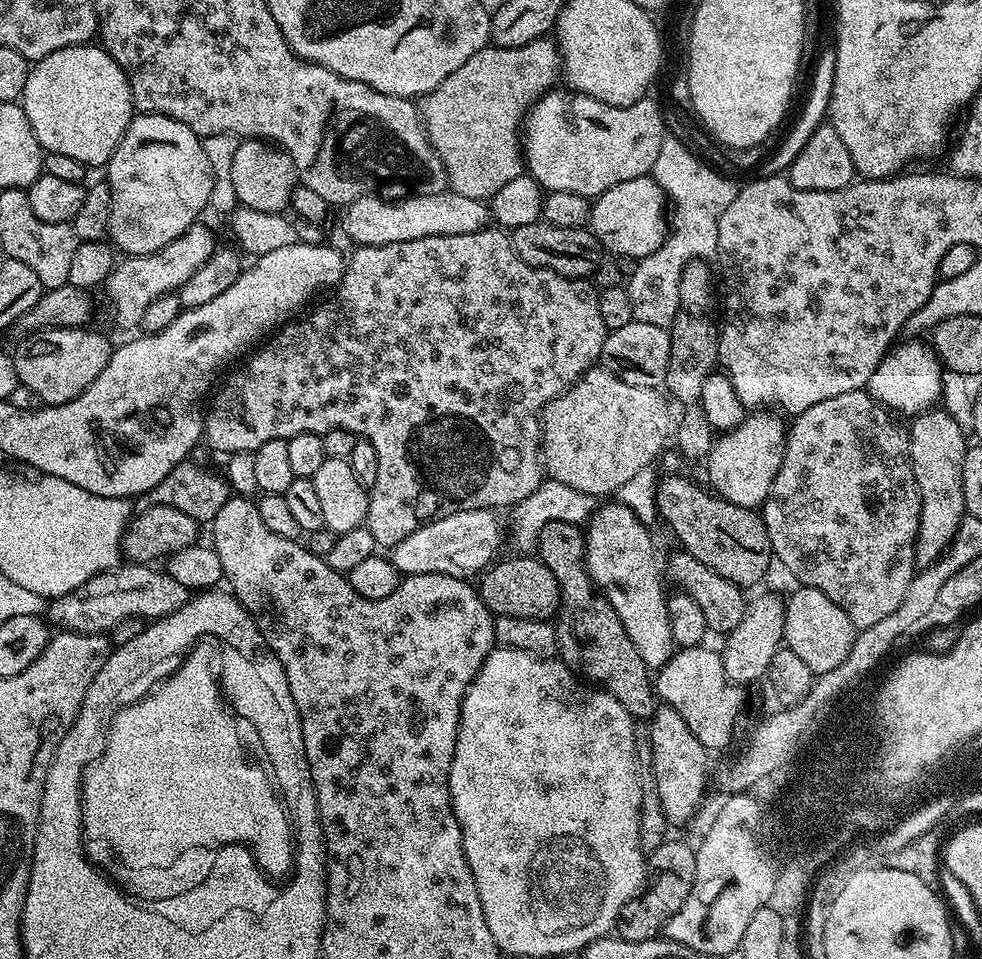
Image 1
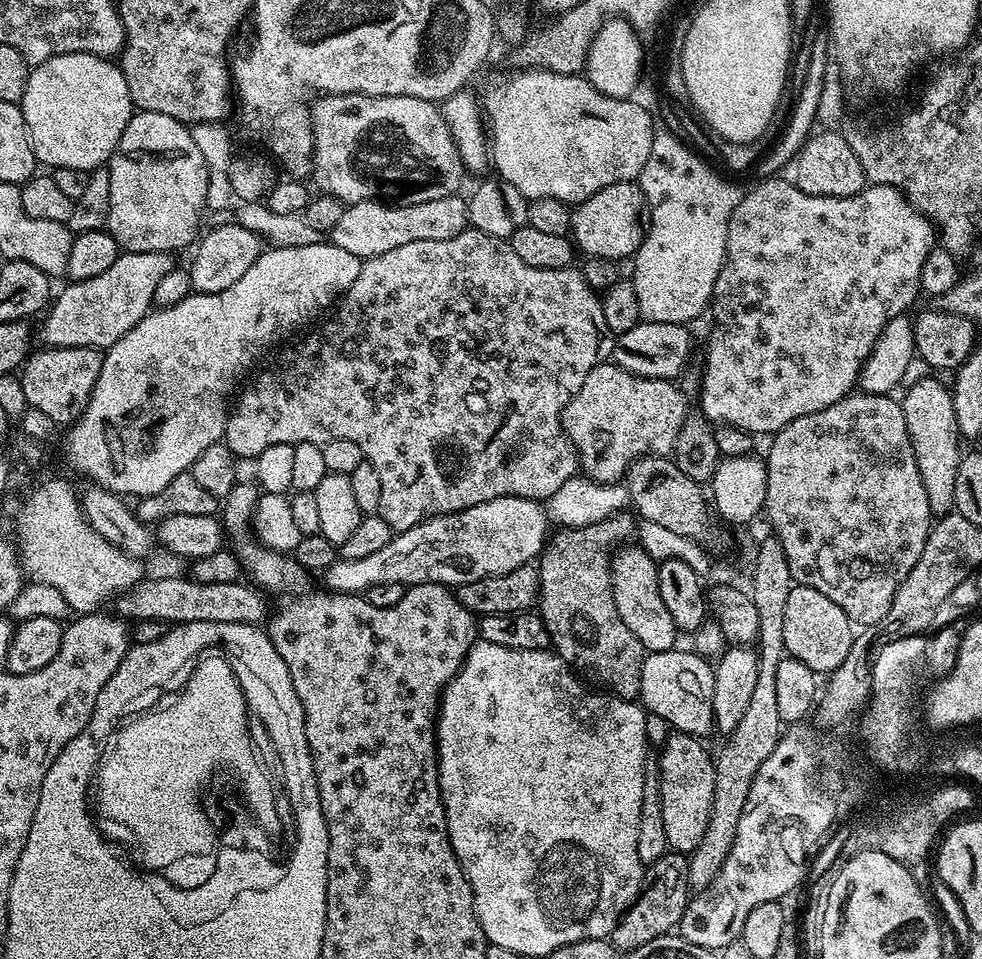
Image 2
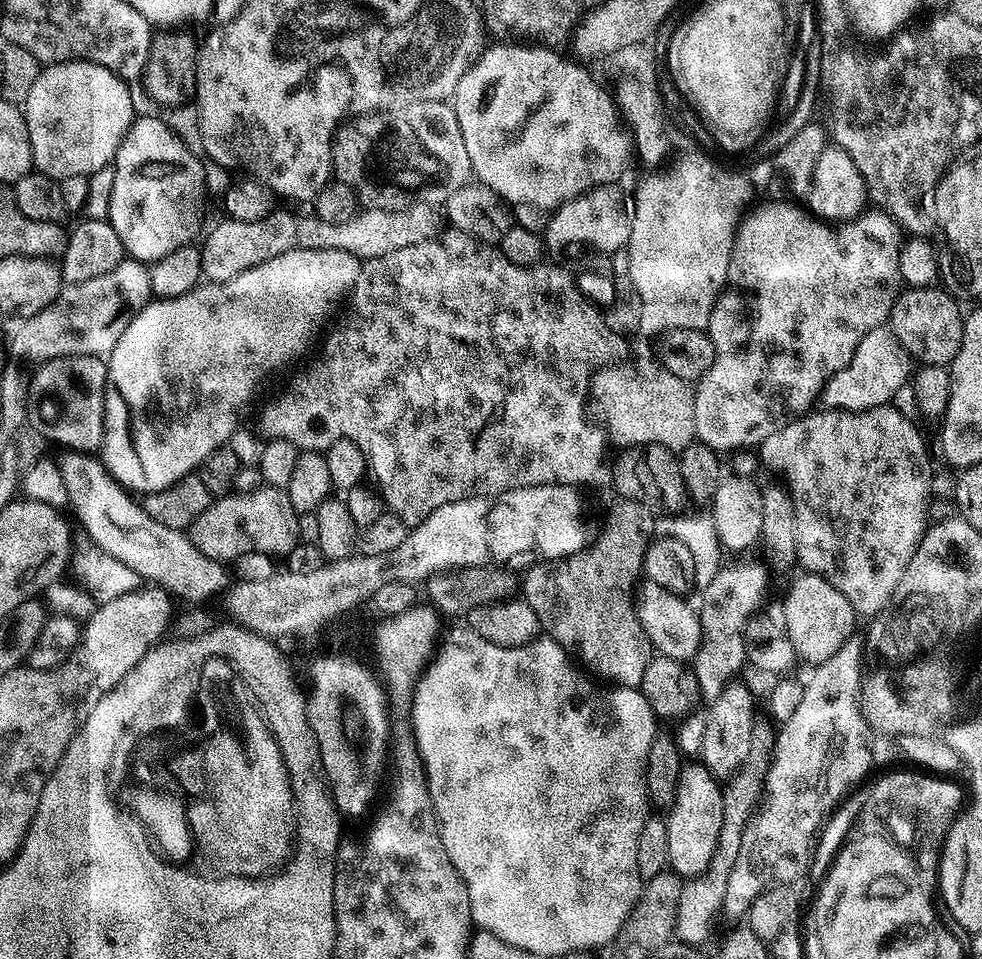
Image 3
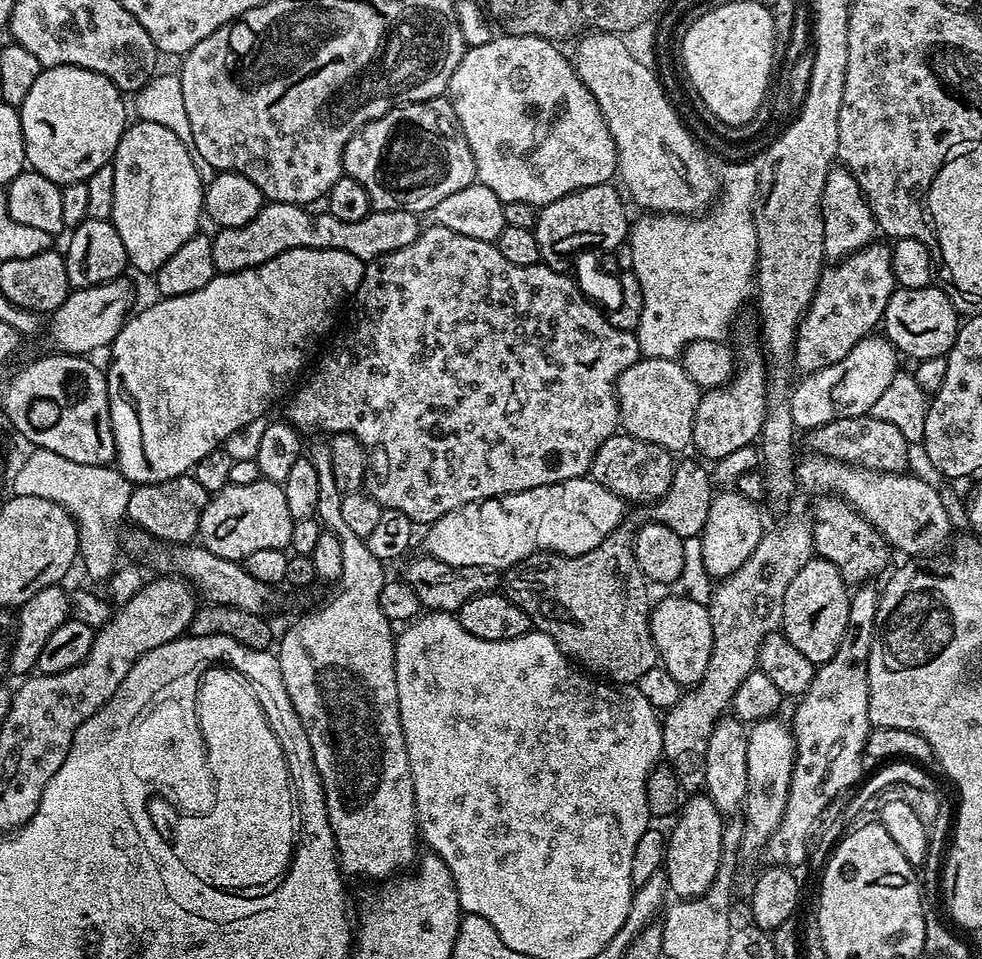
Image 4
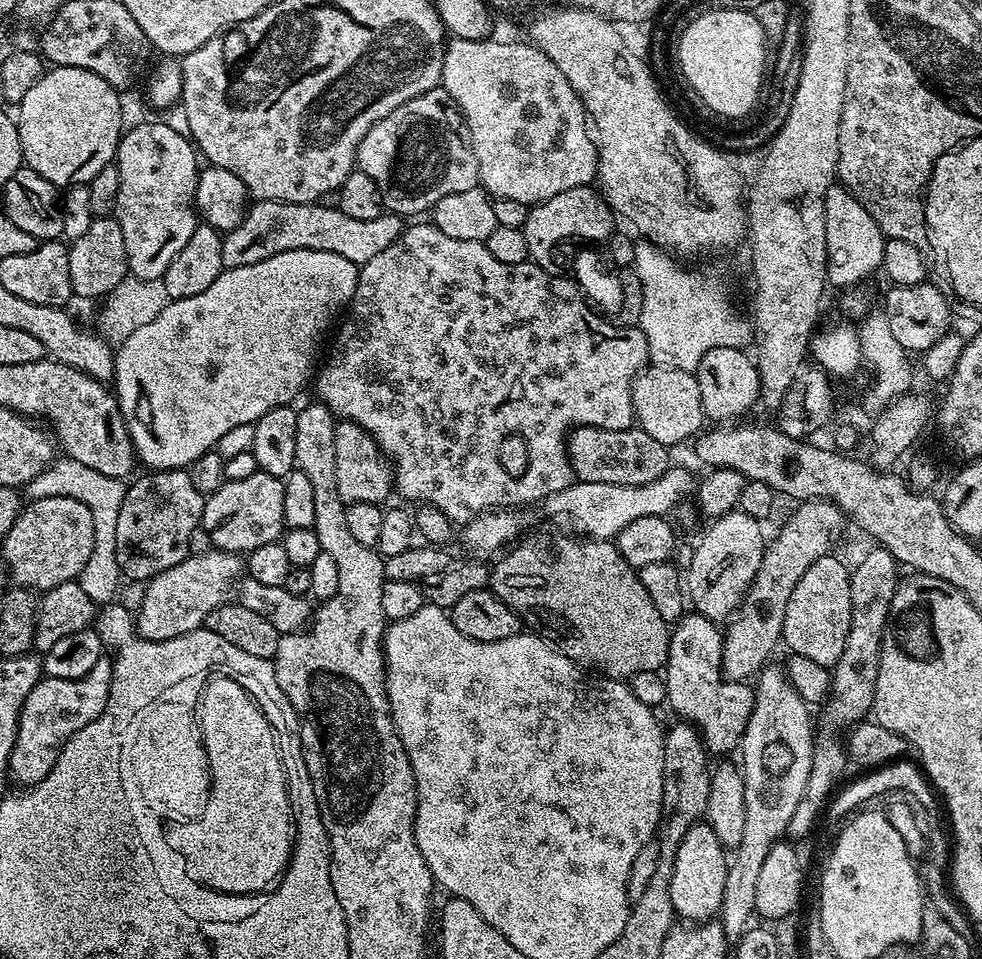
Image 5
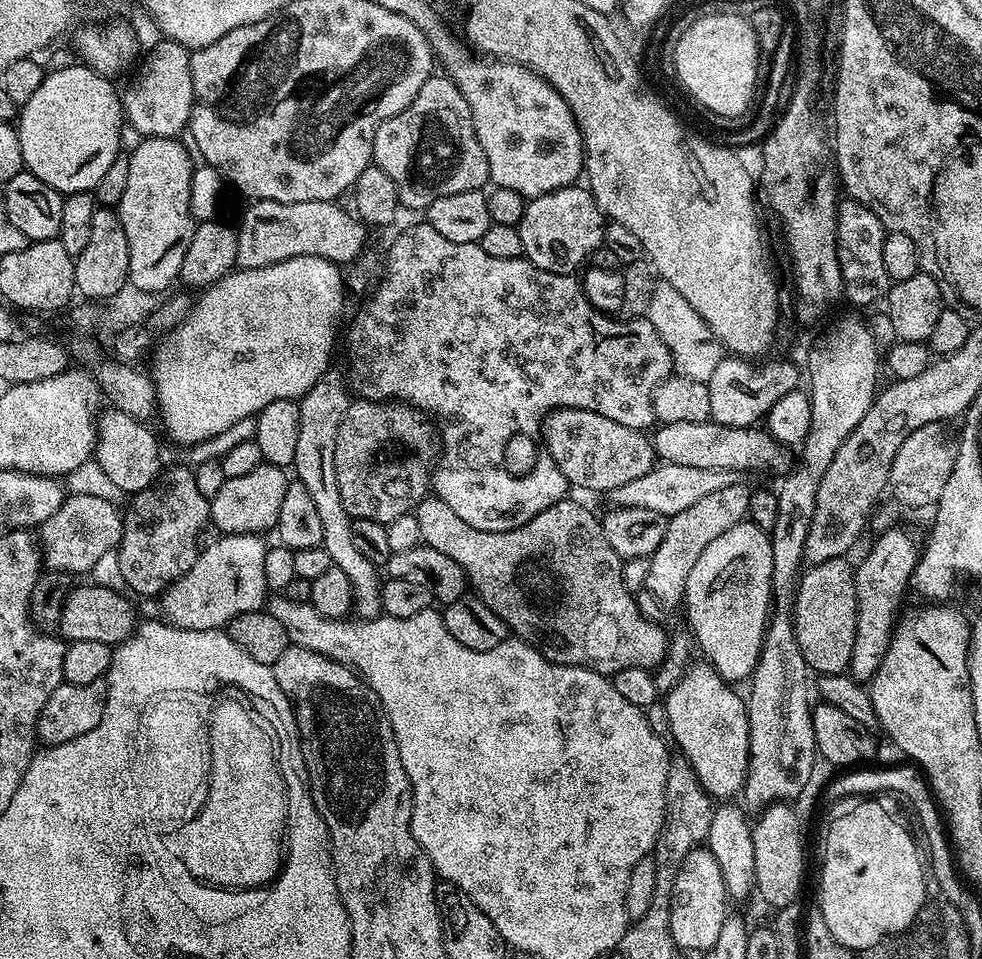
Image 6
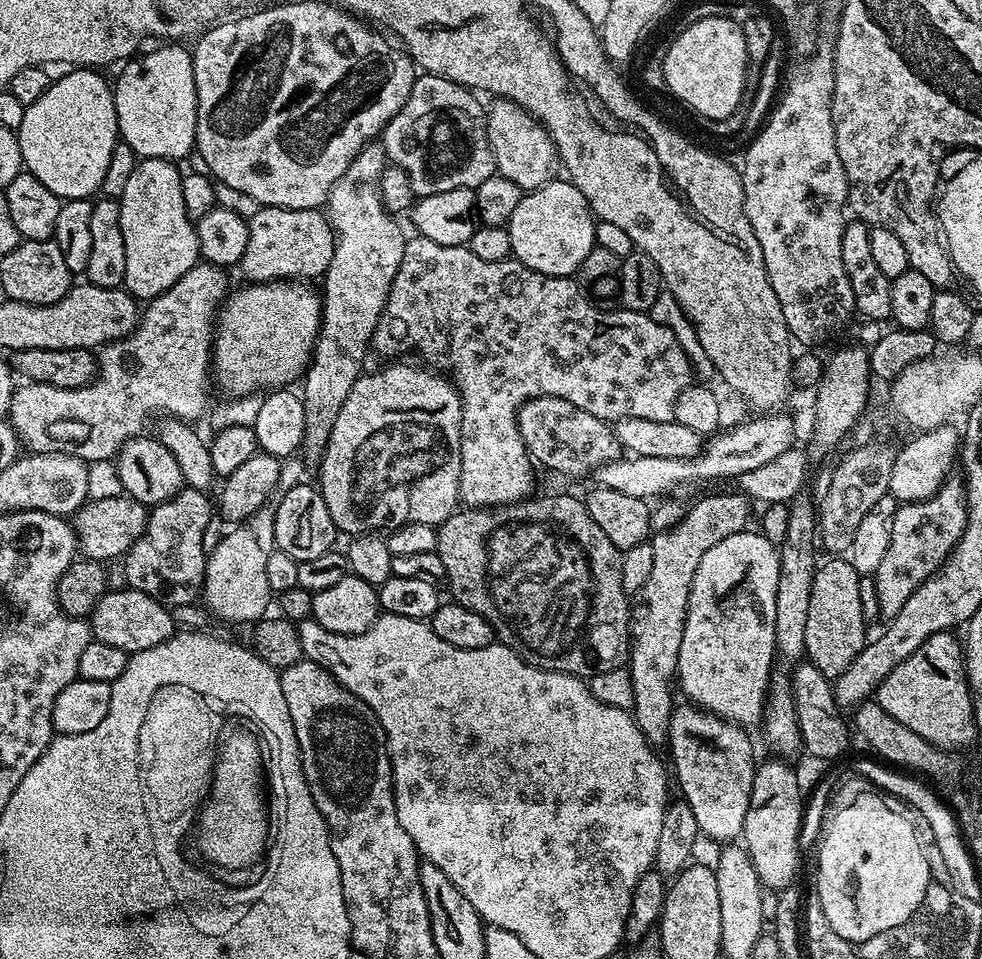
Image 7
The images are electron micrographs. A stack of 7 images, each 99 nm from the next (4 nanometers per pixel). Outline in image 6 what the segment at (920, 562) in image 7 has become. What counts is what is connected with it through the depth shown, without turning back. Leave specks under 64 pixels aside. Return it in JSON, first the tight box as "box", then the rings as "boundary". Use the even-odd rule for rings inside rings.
{"box":[848,528,922,681],"boundary":[[[892,528],[876,540],[873,548],[864,553],[864,561],[855,565],[856,573],[856,637],[854,654],[848,663],[848,672],[857,681],[871,681],[880,668],[882,658],[888,653],[888,644],[898,623],[896,611],[904,600],[904,591],[910,588],[910,581],[916,564],[922,555],[921,545],[904,528]]]}

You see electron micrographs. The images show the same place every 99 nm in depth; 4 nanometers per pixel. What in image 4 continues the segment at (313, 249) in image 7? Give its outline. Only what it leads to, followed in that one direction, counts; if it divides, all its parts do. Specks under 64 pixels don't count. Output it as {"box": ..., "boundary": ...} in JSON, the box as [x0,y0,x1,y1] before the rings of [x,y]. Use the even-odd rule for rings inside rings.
{"box":[212,202,422,273],"boundary":[[[268,202],[253,220],[246,222],[246,226],[220,228],[218,234],[212,236],[214,266],[217,273],[257,268],[259,264],[270,262],[270,258],[295,248],[337,248],[367,262],[376,259],[377,256],[390,254],[394,250],[402,250],[402,246],[410,246],[410,242],[414,242],[414,238],[418,238],[422,231],[421,217],[401,208],[393,212],[373,210],[358,222],[342,222],[331,216],[327,210],[312,211],[316,210],[309,210],[299,204]]]}

